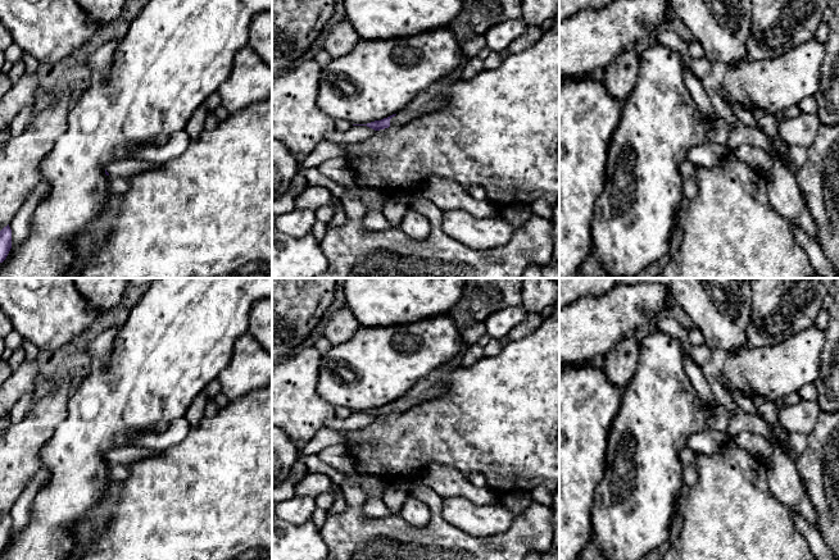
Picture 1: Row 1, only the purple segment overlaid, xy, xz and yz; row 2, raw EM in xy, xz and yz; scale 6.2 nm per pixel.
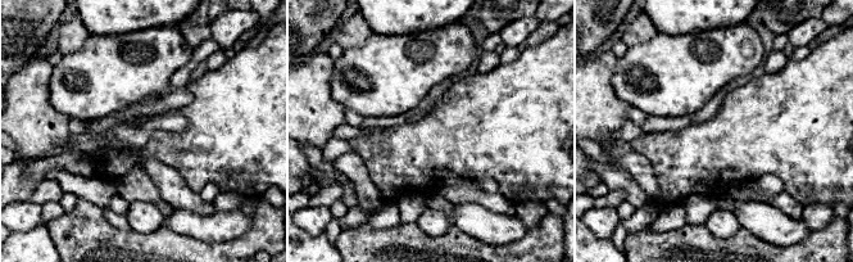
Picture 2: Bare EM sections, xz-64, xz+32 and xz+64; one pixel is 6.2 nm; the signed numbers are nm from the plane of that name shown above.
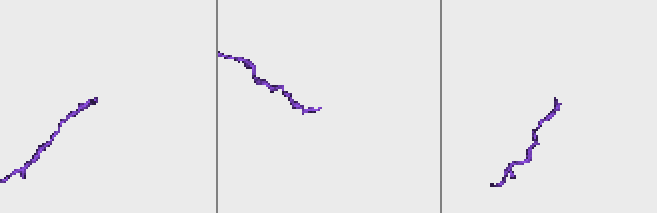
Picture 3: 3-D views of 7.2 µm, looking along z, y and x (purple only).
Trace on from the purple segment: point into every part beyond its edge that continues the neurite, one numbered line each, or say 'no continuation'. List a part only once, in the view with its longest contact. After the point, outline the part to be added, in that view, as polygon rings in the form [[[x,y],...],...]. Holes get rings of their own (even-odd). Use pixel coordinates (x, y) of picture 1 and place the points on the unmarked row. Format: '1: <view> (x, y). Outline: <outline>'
no continuation

